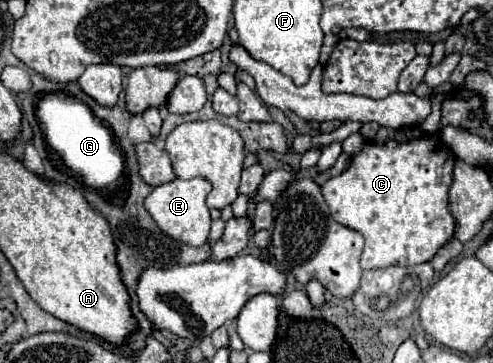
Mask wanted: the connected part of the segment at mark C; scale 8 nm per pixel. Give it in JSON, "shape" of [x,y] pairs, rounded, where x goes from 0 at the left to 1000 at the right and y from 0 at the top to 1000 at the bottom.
{"shape":[[[888,372],[836,383],[828,394],[787,388],[783,399],[742,394],[734,421],[714,433],[714,460],[653,510],[653,537],[669,570],[673,598],[734,642],[742,675],[734,697],[734,741],[791,736],[791,730],[848,730],[872,719],[884,691],[921,647],[921,603],[909,581],[909,510],[917,499],[921,421],[888,388]]]}

